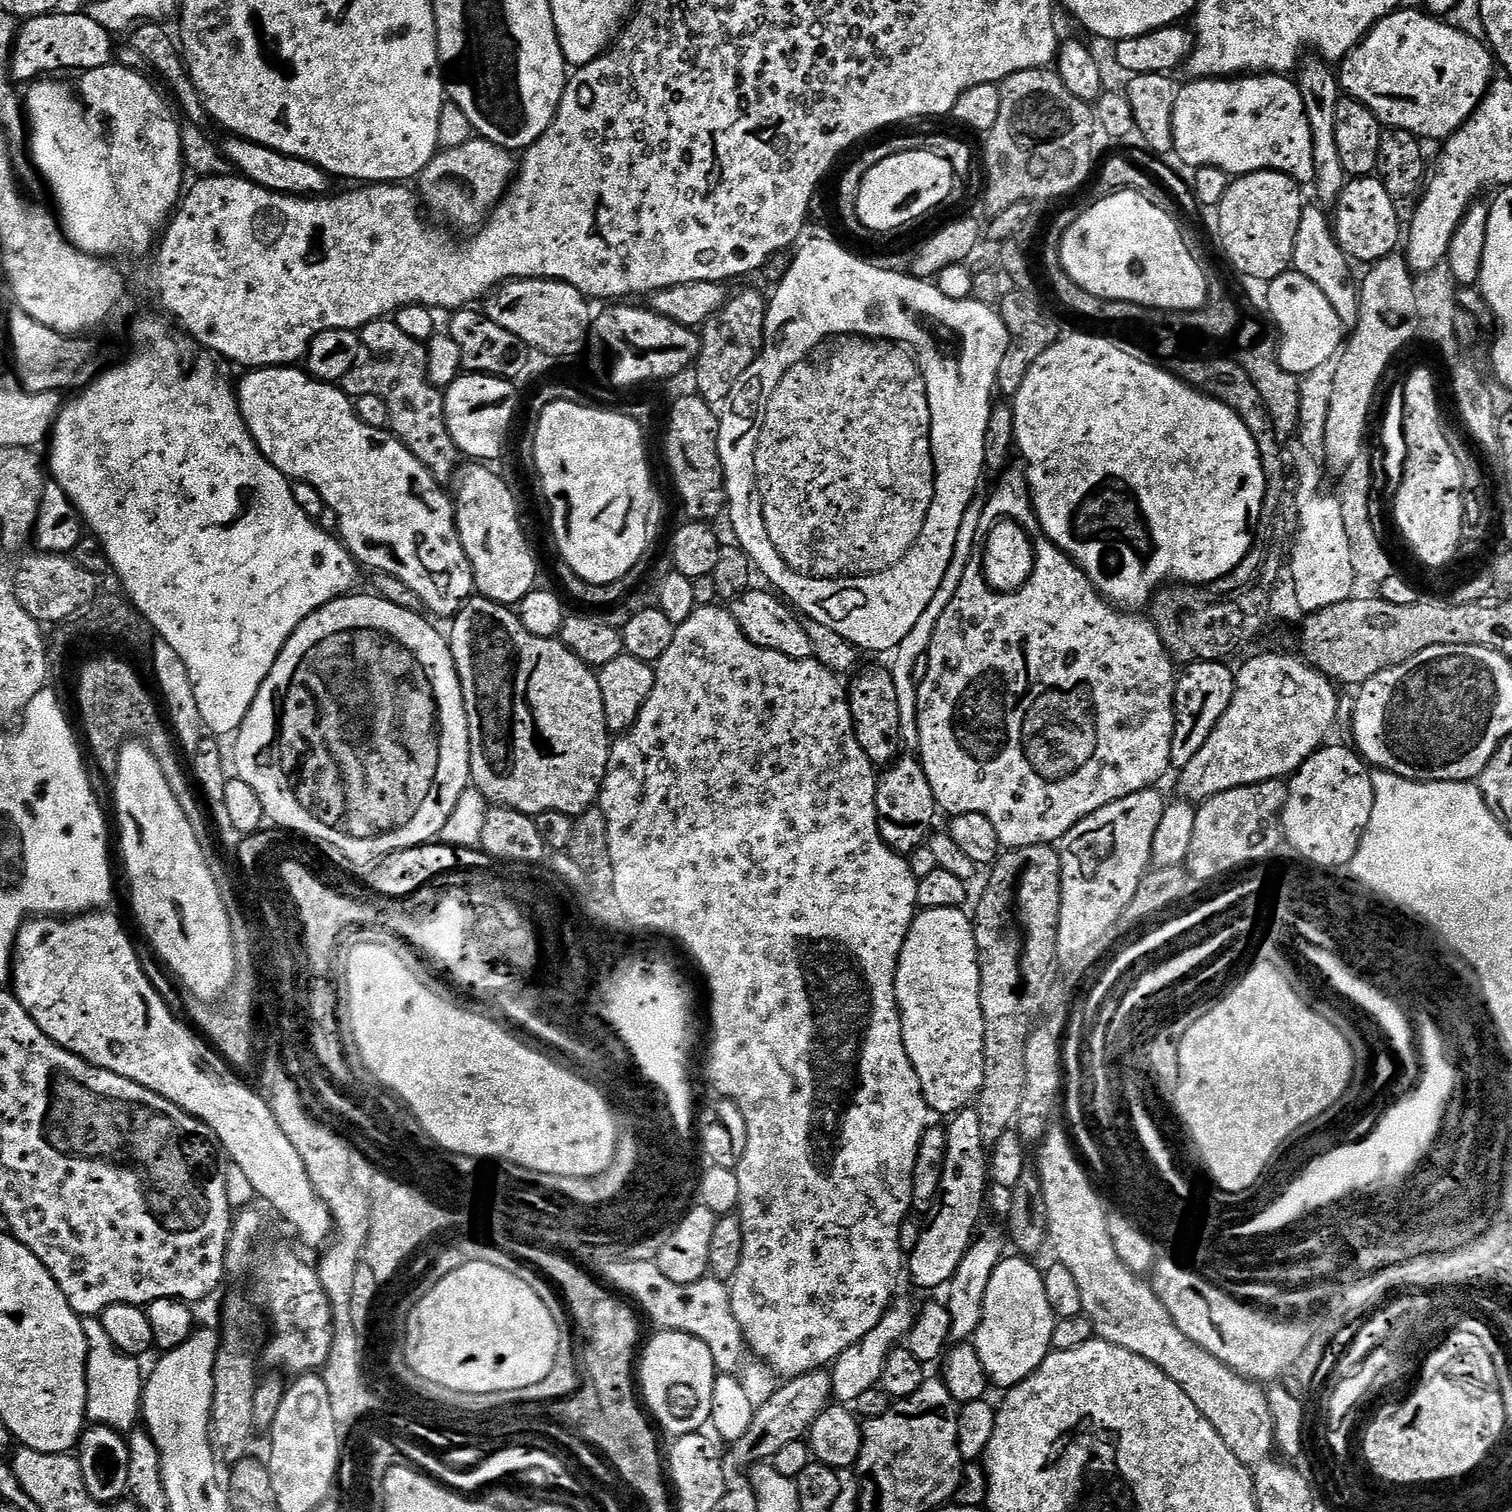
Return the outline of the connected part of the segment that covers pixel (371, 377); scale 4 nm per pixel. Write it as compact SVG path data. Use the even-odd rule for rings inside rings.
M385 318L368 324L359 331L361 347L365 350L363 356L349 370L342 382L344 391L350 398L374 394L385 400L390 408L400 408L402 418L400 425L394 428L395 435L403 441L416 458L426 466L432 476L442 486L448 485L450 478L455 477L456 460L460 452L453 439L450 438L445 424L443 391L432 385L428 380L428 357L425 347L417 340L410 339L395 324L395 321Z

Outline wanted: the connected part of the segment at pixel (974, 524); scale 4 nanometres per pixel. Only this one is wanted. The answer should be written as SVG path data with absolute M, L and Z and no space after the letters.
M978 492L974 499L971 500L970 506L967 507L966 515L962 520L962 526L959 527L958 540L955 543L954 558L951 559L950 566L947 567L947 572L942 580L941 586L935 591L934 598L931 599L926 611L923 612L922 617L918 618L918 622L914 624L914 628L910 634L906 636L899 643L899 646L892 646L889 650L884 650L877 653L876 664L877 667L886 669L888 673L894 678L894 686L898 695L898 708L899 708L899 728L901 735L914 736L917 732L917 690L919 685L914 679L916 662L918 658L927 653L931 636L933 635L934 628L938 619L946 610L946 606L950 604L950 600L957 593L958 585L962 579L962 575L966 568L973 563L975 559L974 548L978 540L979 532L982 532L982 514L986 506L987 495Z

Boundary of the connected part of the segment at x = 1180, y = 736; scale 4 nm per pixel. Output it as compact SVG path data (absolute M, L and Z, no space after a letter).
M1197 662L1187 665L1184 677L1179 677L1174 688L1174 711L1176 724L1172 727L1172 762L1171 767L1182 770L1206 746L1214 726L1226 714L1236 691L1233 669L1228 669L1224 662Z

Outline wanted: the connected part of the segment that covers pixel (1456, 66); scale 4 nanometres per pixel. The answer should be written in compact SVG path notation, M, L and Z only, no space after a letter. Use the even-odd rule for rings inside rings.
M1404 9L1392 12L1386 18L1382 18L1369 30L1364 41L1361 42L1350 55L1345 56L1338 64L1338 84L1341 88L1344 87L1351 99L1357 100L1360 104L1366 105L1371 112L1376 115L1377 120L1380 121L1384 128L1397 128L1398 130L1406 130L1410 134L1414 134L1421 141L1437 140L1443 142L1448 140L1456 133L1459 128L1467 122L1473 114L1476 113L1480 106L1480 101L1483 100L1484 95L1494 83L1494 75L1492 76L1492 64L1494 68L1494 53L1483 39L1475 40L1472 36L1467 36L1460 28L1455 28L1452 24L1443 24L1443 19L1437 18L1435 15L1429 14L1427 11L1414 9Z

